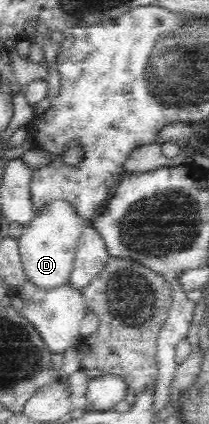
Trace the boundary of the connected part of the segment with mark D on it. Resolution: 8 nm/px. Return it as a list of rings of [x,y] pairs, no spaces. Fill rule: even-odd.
[[[51,202],[43,206],[39,216],[22,229],[19,243],[21,266],[28,282],[39,290],[53,290],[68,284],[74,267],[79,237],[87,222],[78,218],[73,206],[65,202]]]

